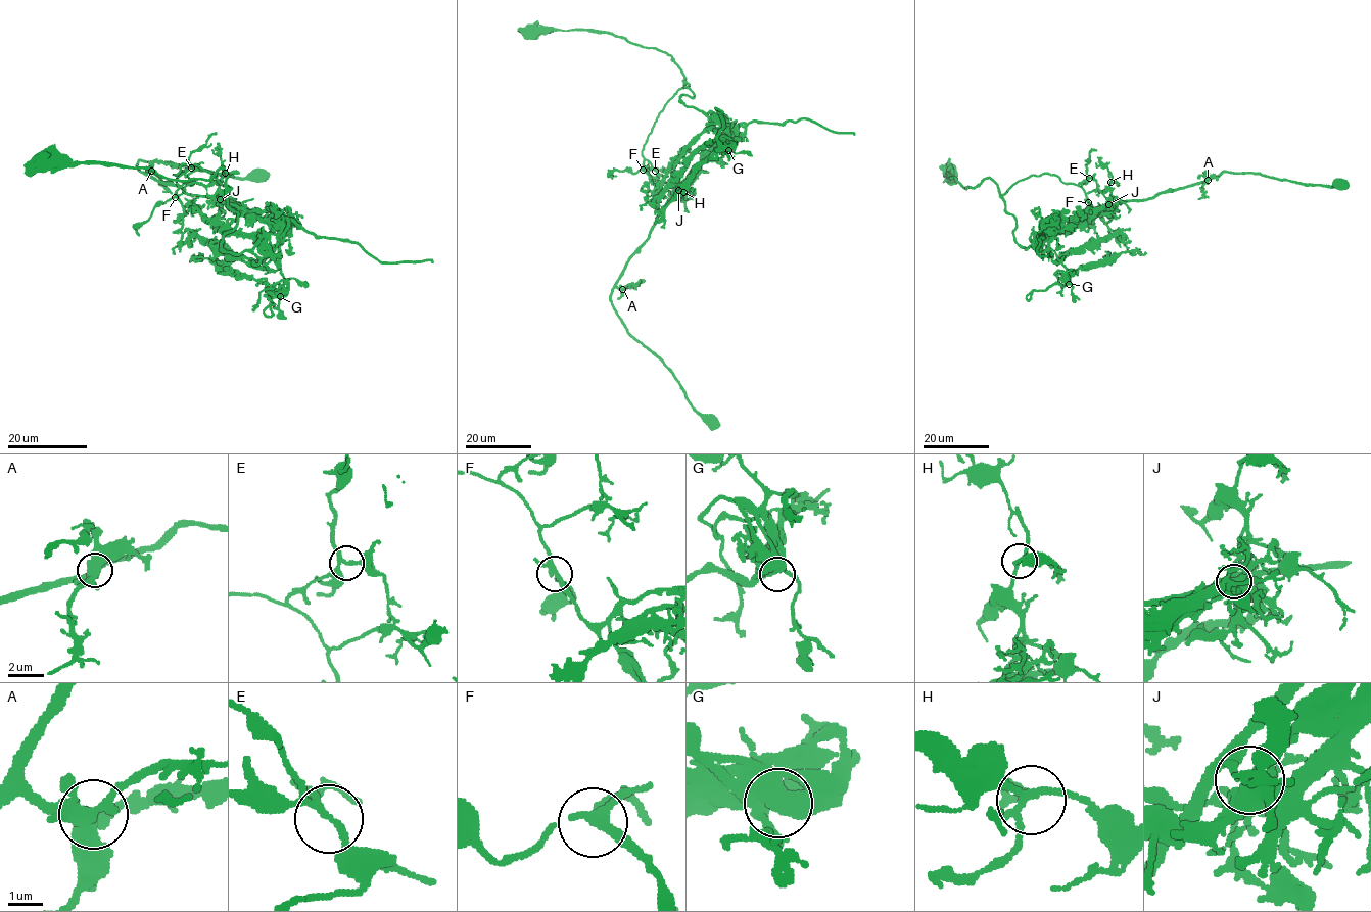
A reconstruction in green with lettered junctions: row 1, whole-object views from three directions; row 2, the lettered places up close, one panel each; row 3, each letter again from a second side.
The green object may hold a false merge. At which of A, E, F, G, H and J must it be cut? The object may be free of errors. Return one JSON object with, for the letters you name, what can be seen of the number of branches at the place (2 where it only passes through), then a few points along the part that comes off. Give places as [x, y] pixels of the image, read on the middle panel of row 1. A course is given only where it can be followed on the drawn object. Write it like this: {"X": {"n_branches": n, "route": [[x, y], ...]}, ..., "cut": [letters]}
{"J": {"n_branches": 5, "route": [[679, 190], [628, 261], [610, 301], [626, 331], [661, 360], [691, 405], [712, 426], [719, 426]]}, "cut": ["J"]}

